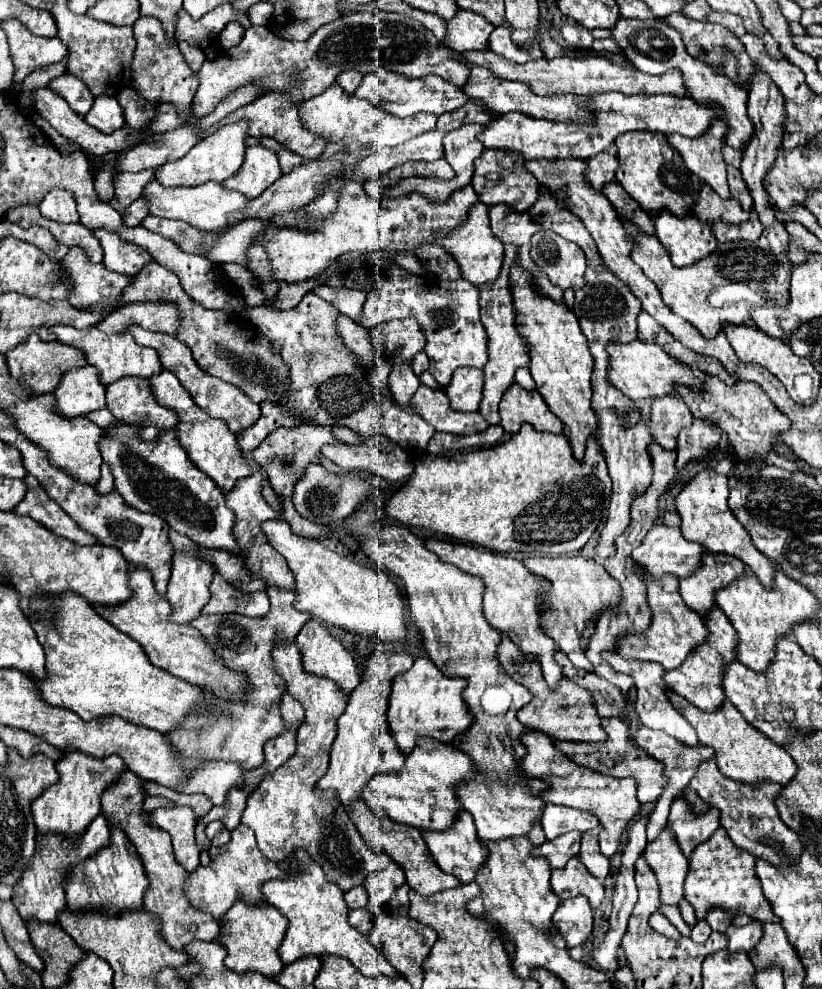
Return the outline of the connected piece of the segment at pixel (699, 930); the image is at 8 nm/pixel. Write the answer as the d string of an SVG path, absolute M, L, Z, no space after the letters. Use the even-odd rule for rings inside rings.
M705 920L697 921L695 928L691 931L691 939L697 943L704 943L709 938L712 929Z

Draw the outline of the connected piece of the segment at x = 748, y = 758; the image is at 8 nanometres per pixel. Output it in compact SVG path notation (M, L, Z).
M671 694L671 704L697 730L701 746L711 746L715 750L715 760L723 776L741 784L751 784L751 786L759 786L761 782L779 782L781 786L787 786L795 778L797 774L795 760L781 746L767 740L763 732L747 724L747 720L739 716L739 710L735 710L735 706L729 700L725 700L725 704L713 714L695 708L693 704L689 704L677 694Z

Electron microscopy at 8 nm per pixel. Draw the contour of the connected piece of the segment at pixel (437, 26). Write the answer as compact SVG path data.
M431 14L431 32L439 40L439 44L443 44L443 38L445 38L445 20L441 16Z

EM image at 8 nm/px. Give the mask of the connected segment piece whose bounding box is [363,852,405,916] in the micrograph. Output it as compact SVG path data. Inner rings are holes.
M385 852L379 854L379 862L381 862L381 870L371 872L371 876L367 876L363 884L369 894L367 908L373 912L373 916L377 916L383 910L383 906L391 900L395 888L405 882L403 868L399 868L399 864L395 864L395 860L391 860Z

